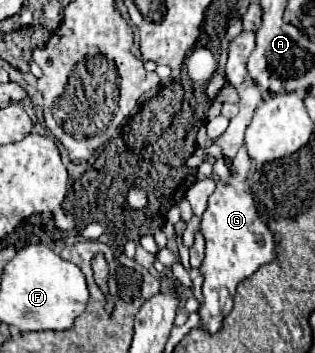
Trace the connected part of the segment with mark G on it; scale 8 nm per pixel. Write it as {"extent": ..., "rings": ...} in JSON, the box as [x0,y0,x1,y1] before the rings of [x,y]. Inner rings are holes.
{"extent":[199,148,277,334],"rings":[[[241,148],[233,160],[229,182],[221,182],[215,176],[215,192],[209,196],[207,210],[203,214],[201,222],[201,234],[205,238],[205,258],[201,264],[203,274],[203,302],[199,306],[201,324],[209,334],[217,334],[223,326],[225,316],[233,308],[233,294],[237,286],[253,276],[263,264],[269,264],[277,258],[275,238],[273,232],[263,224],[263,220],[257,214],[255,198],[247,186],[247,174],[253,168],[253,162],[249,160],[245,148]]]}

